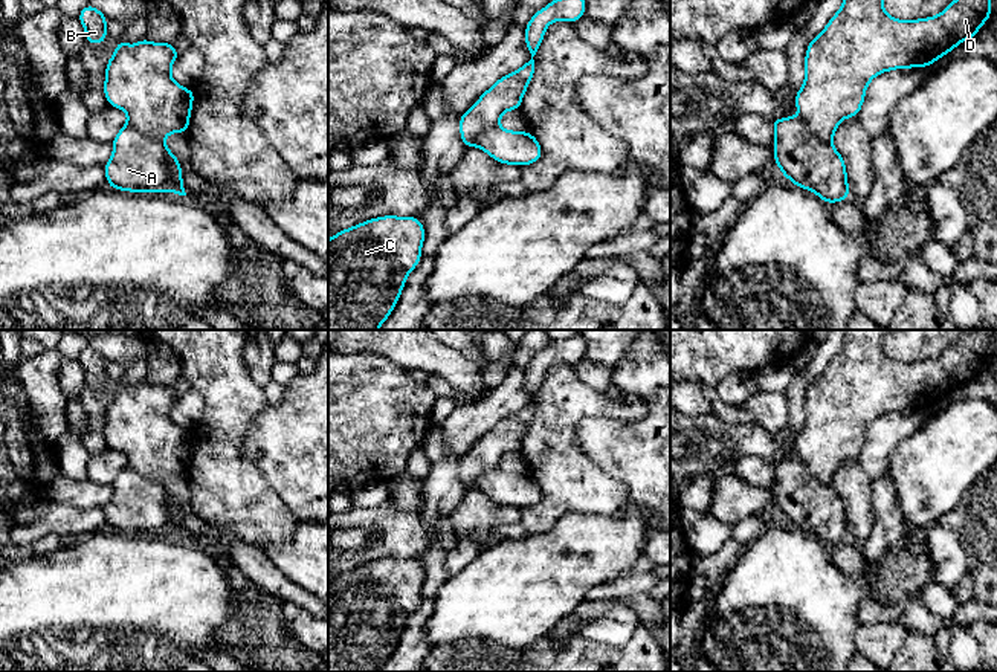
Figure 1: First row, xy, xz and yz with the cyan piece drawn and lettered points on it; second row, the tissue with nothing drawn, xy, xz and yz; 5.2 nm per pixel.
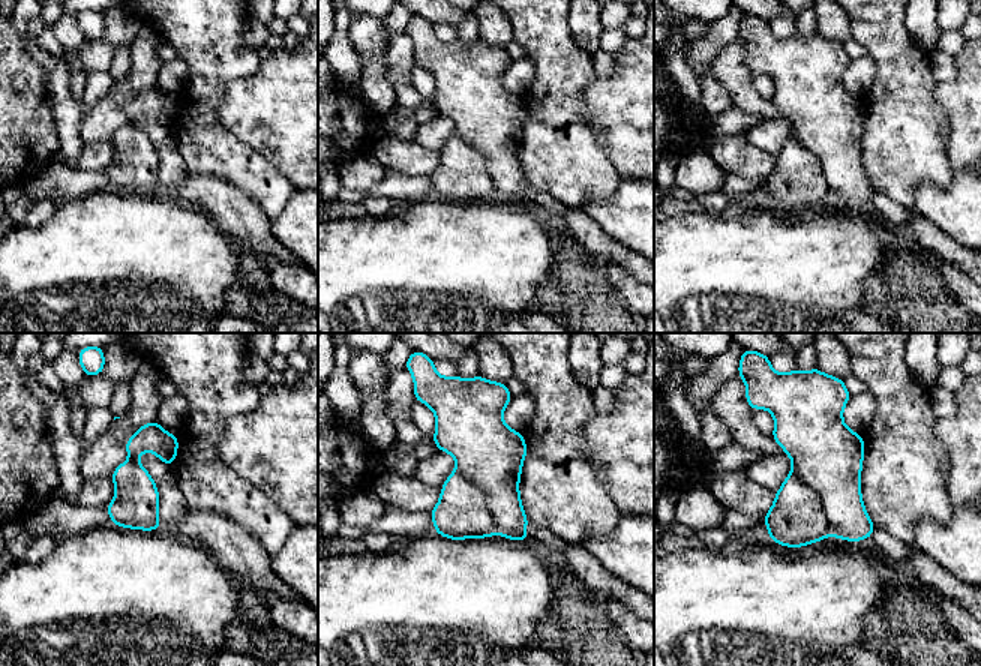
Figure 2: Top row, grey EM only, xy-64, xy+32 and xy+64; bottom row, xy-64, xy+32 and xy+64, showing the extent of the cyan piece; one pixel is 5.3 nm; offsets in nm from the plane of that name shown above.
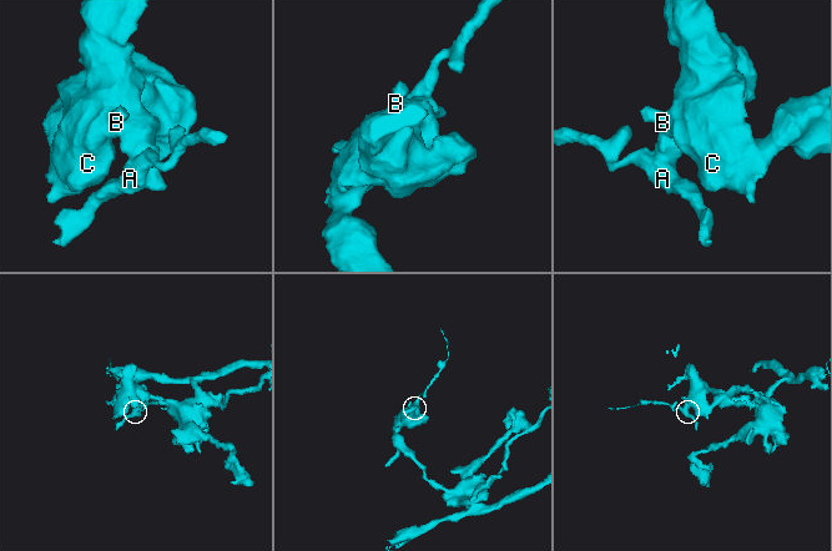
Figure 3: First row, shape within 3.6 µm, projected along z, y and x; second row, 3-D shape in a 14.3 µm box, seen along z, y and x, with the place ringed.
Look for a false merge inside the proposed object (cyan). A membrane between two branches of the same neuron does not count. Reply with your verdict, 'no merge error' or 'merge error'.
merge error

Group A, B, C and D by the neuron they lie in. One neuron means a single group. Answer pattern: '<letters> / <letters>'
A / B C D

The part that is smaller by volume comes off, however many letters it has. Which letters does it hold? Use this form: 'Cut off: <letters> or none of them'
Cut off: A

